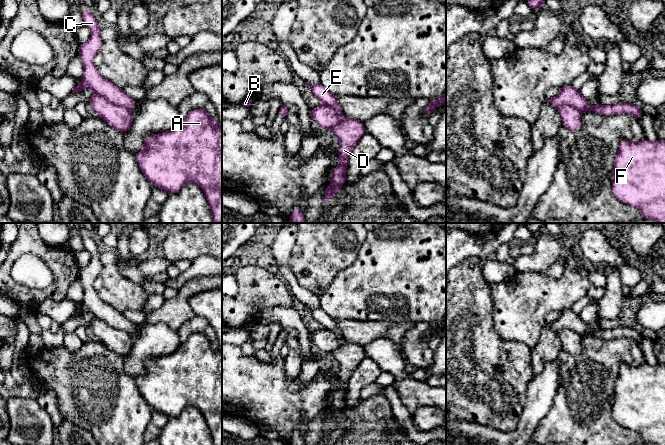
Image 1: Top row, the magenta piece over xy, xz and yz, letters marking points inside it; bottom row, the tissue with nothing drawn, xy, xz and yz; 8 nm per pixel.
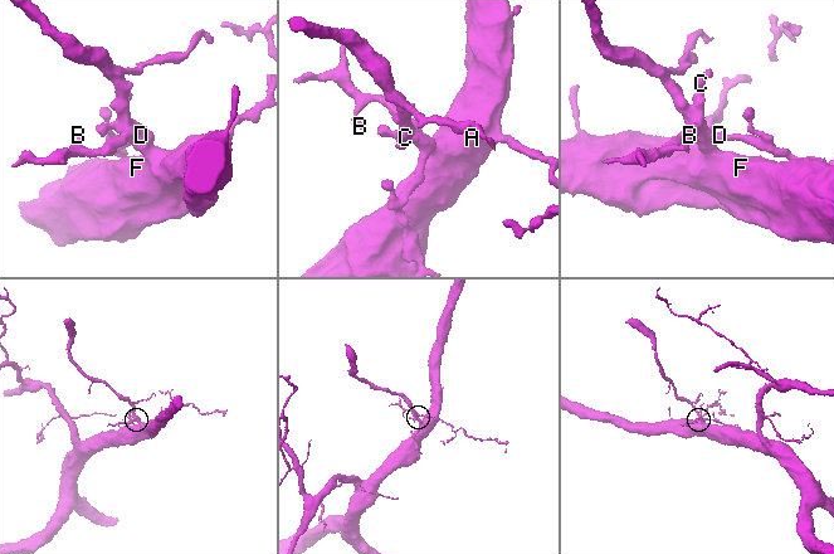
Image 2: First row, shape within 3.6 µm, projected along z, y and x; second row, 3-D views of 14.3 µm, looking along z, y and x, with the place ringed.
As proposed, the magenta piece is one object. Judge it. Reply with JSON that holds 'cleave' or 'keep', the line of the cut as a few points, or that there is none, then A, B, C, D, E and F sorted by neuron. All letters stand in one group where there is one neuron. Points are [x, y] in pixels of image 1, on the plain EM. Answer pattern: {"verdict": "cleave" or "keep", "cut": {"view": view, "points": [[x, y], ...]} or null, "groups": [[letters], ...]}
{"verdict": "keep", "cut": null, "groups": [["A", "B", "C", "D", "E", "F"]]}

